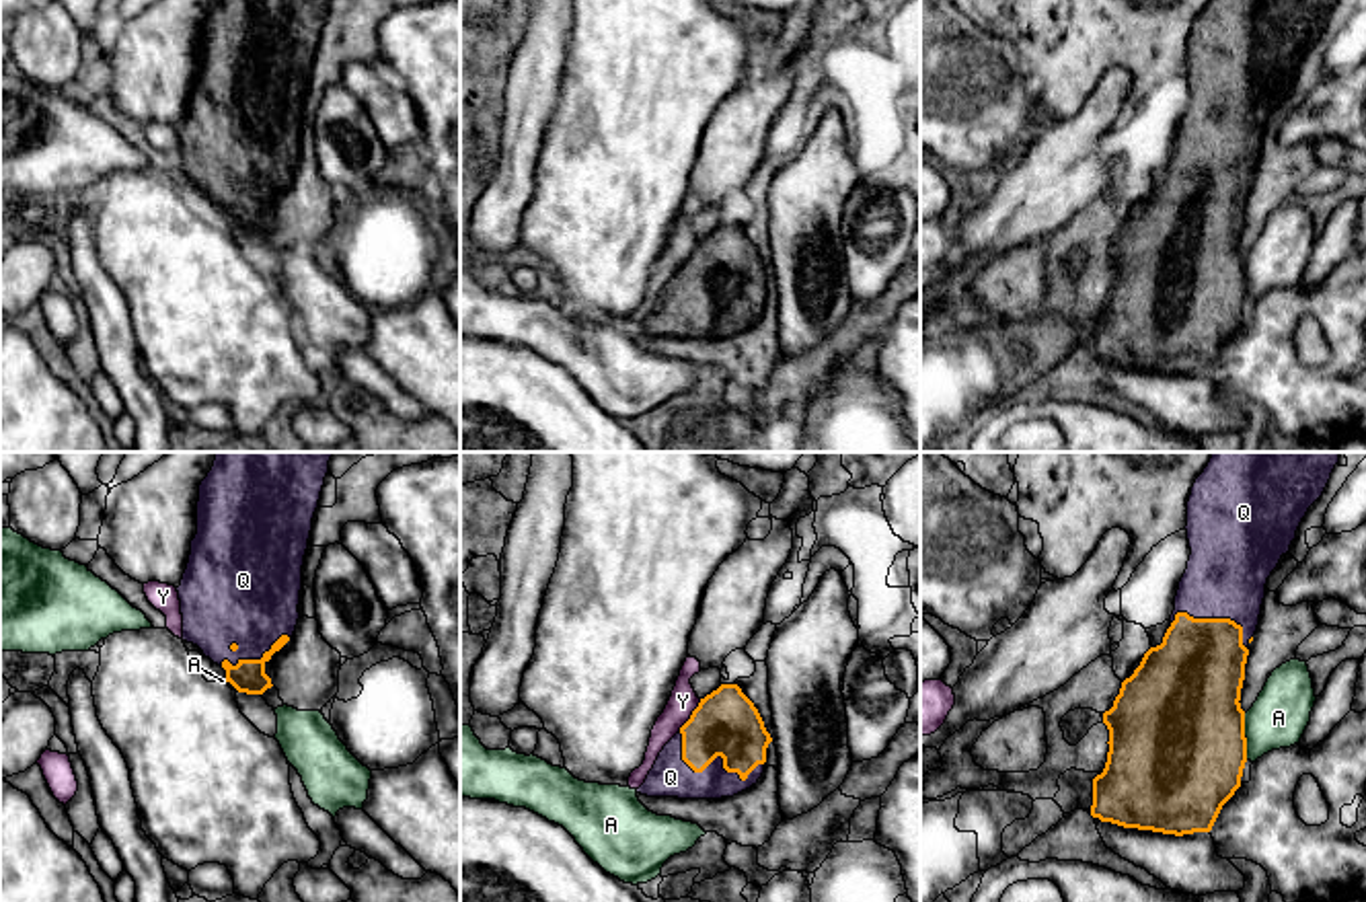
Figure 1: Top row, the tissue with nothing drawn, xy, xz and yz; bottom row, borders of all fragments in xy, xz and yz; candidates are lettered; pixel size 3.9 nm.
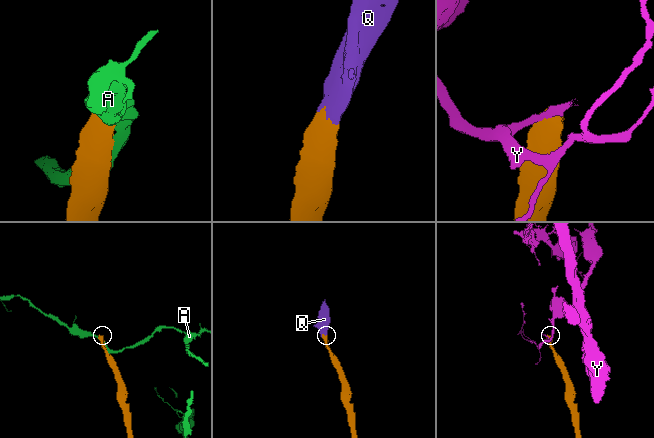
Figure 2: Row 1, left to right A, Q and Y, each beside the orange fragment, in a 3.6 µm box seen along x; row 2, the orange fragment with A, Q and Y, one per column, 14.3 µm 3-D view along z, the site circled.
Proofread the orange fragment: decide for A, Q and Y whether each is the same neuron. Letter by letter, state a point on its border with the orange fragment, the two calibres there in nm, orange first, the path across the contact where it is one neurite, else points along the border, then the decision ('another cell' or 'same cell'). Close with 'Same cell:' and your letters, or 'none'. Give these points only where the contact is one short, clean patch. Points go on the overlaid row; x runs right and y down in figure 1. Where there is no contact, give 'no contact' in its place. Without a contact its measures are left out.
A: meets orange in yz at (1243, 736); 500 nm thick on the orange side, 220 nm on the other; another cell
Q: meets orange in xz at (713, 759); 260 nm thick on the orange side, 160 nm on the other; same cell
Y: meets orange in xz at (691, 716); 260 nm thick on the orange side, 110 nm on the other; border along xz (701, 699), (678, 730); another cell
Same cell: Q

